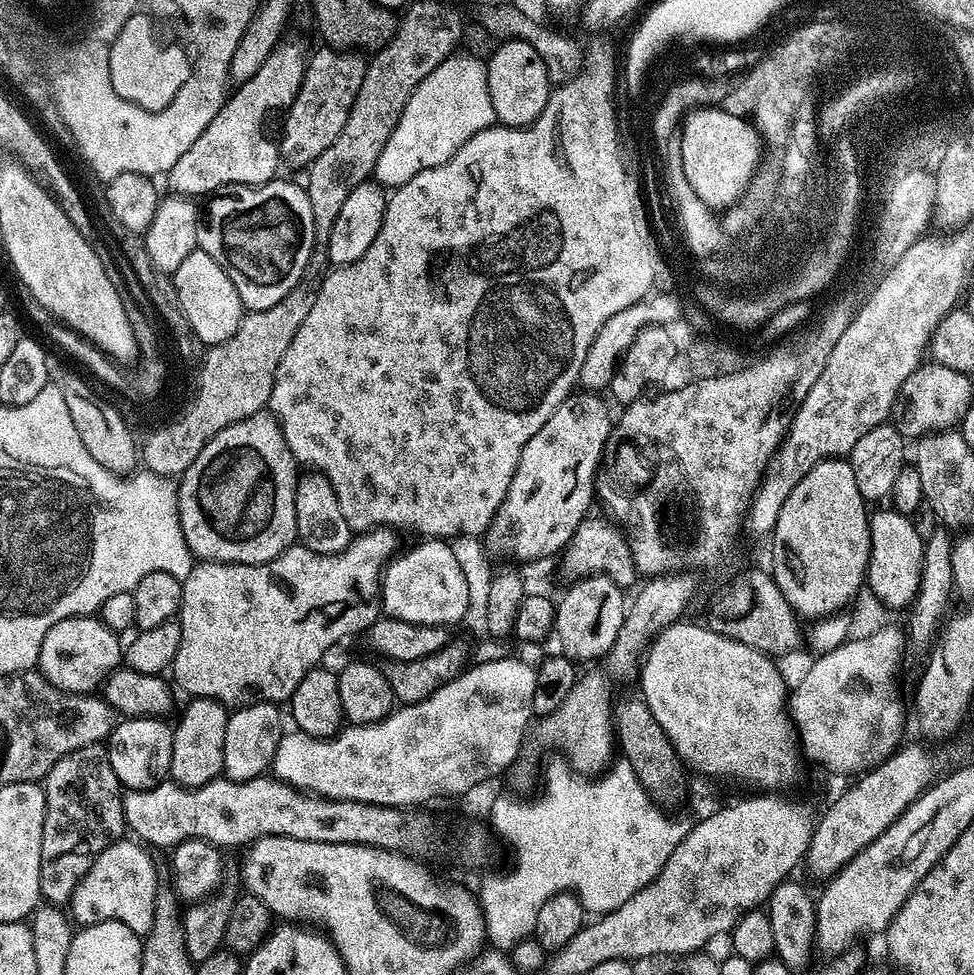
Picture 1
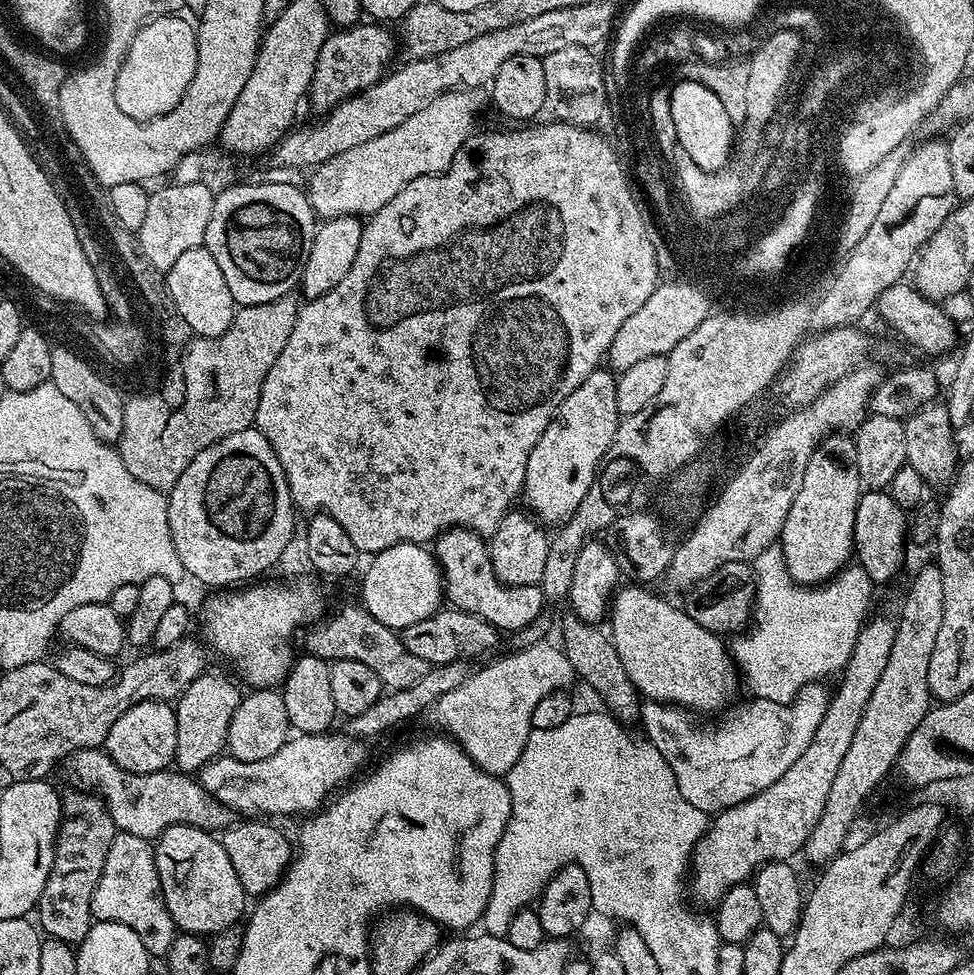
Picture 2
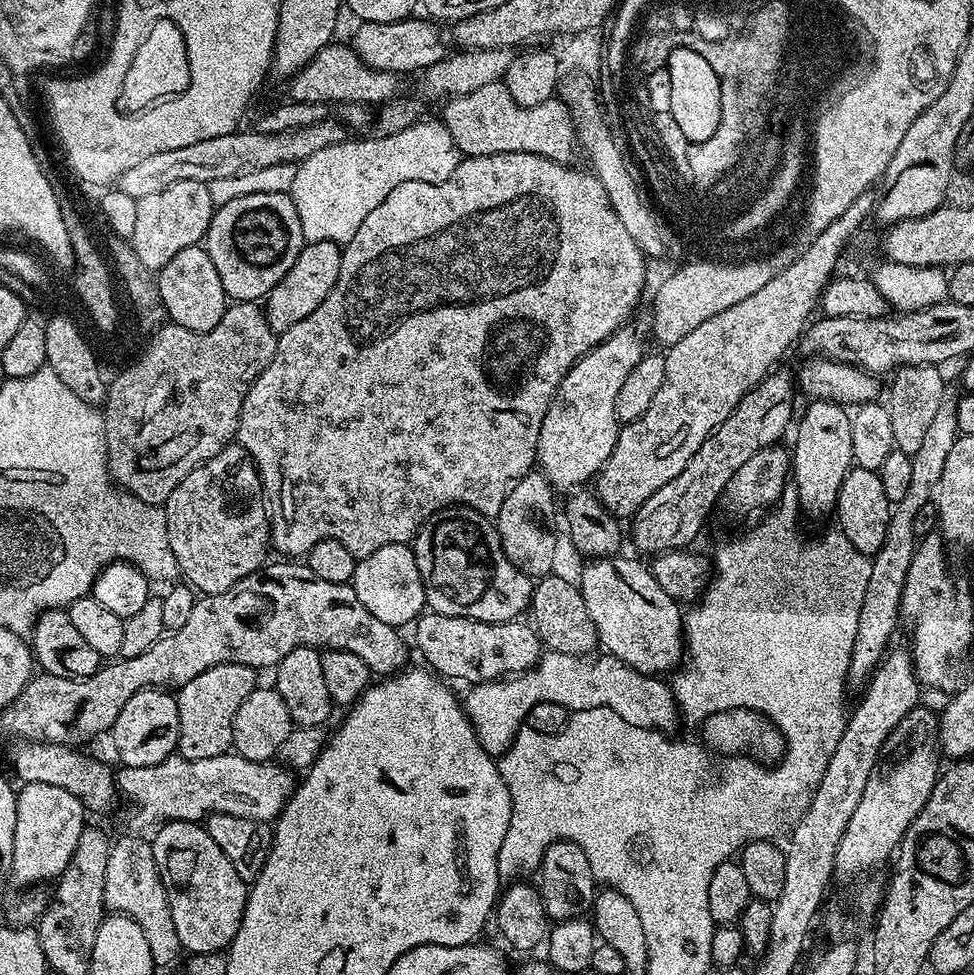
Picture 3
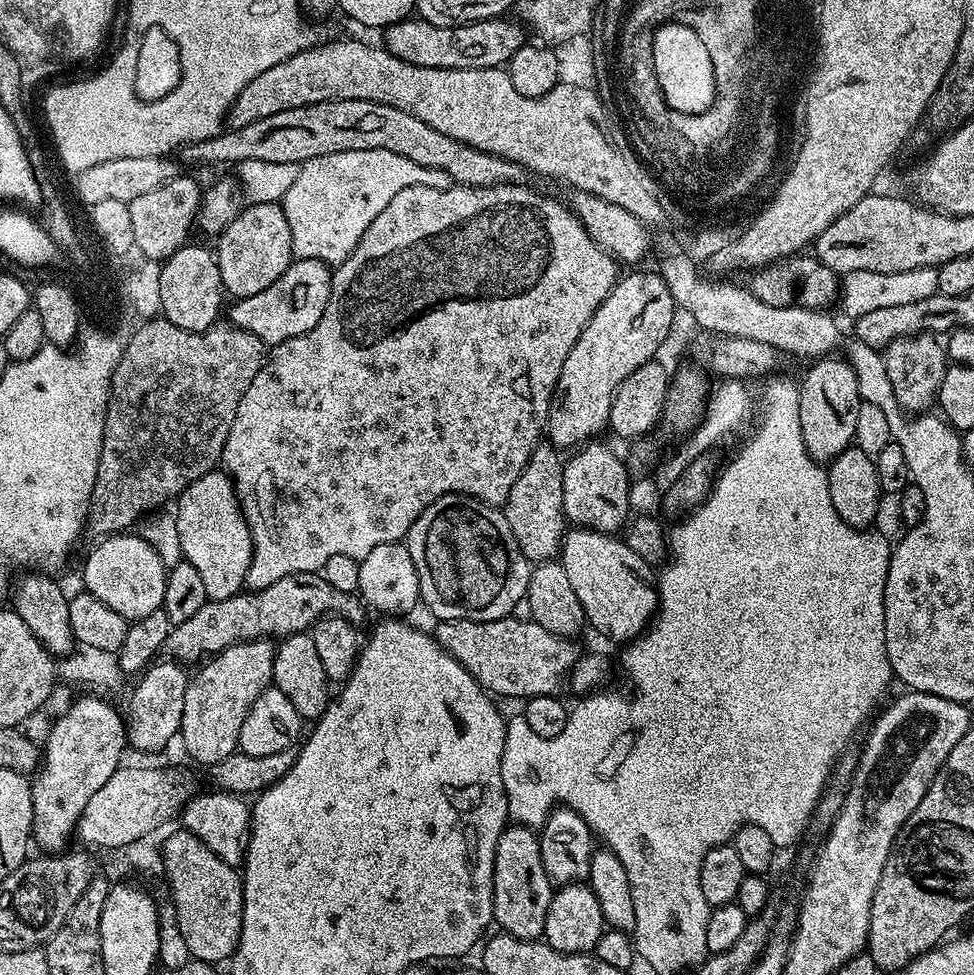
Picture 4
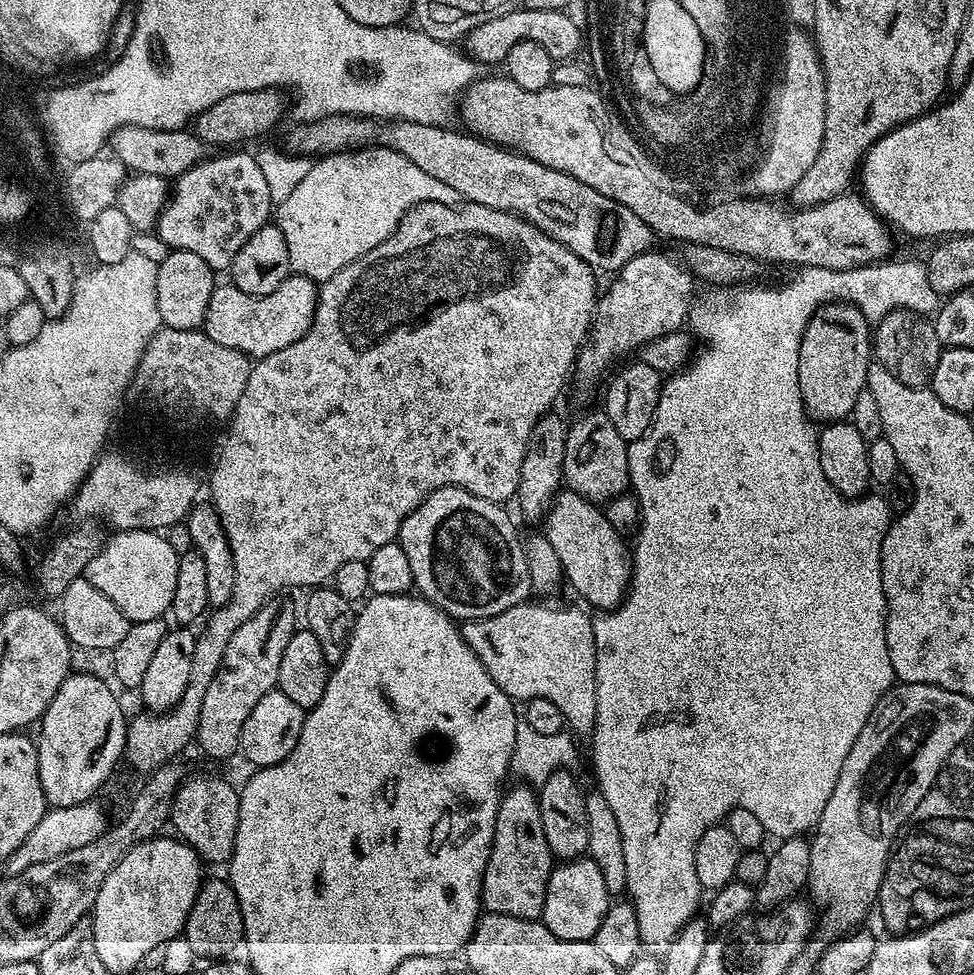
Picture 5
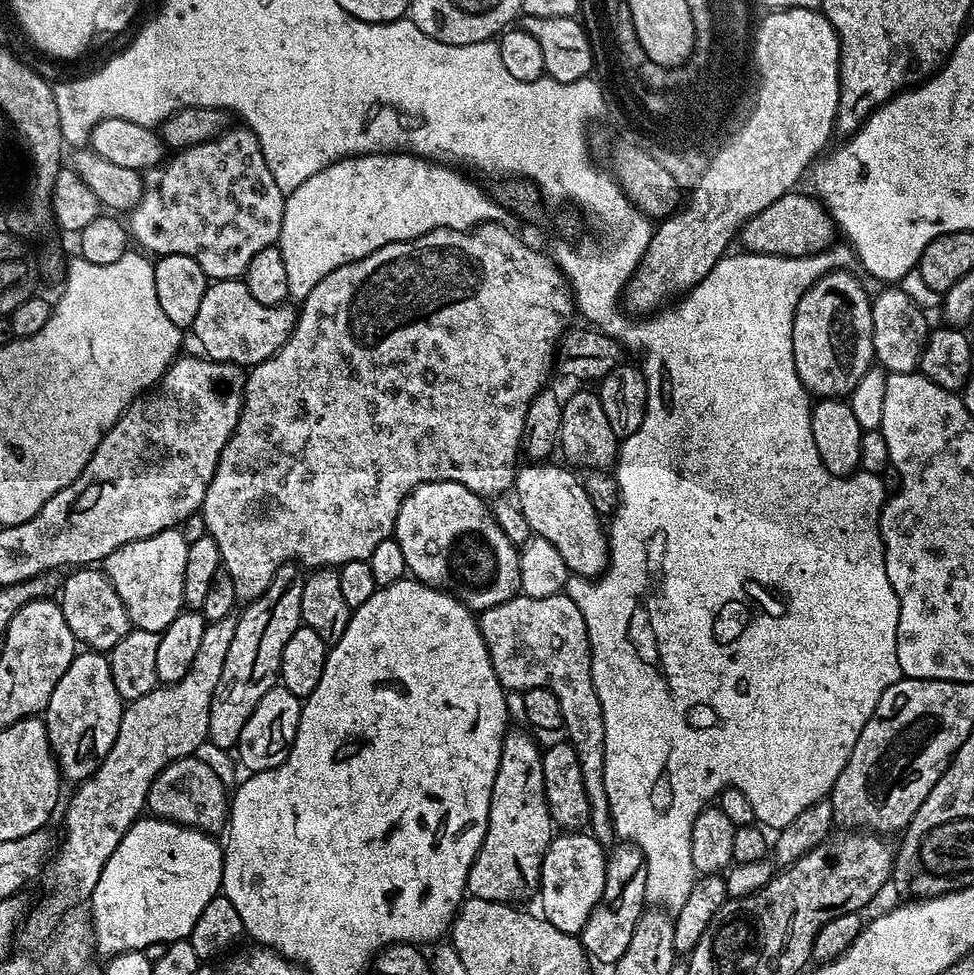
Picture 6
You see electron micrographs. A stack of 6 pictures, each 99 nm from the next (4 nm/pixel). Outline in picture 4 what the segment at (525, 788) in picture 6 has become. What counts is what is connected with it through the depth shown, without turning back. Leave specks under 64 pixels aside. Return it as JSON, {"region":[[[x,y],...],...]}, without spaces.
{"region":[[[513,823],[498,838],[492,879],[492,919],[501,933],[519,940],[540,940],[546,926],[546,910],[554,885],[542,866],[540,837],[533,829]]]}

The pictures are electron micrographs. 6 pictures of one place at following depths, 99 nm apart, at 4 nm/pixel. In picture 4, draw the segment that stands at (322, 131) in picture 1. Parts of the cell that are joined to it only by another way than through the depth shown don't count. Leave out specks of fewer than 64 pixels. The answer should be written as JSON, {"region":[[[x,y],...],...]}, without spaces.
{"region":[[[409,18],[383,29],[382,44],[398,58],[423,68],[504,68],[508,59],[526,43],[525,29],[515,19],[508,19],[493,18],[469,24],[438,26],[419,18]]]}

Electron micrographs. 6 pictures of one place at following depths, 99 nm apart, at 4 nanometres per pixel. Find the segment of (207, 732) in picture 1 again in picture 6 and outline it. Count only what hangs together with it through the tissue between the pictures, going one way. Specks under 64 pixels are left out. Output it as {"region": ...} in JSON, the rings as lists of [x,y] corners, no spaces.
{"region":[[[295,563],[282,565],[273,574],[264,593],[247,601],[243,605],[244,613],[235,617],[234,638],[230,641],[230,650],[222,665],[222,678],[218,678],[214,698],[210,702],[208,740],[214,747],[235,749],[242,726],[246,726],[246,718],[254,714],[254,706],[262,702],[262,694],[277,687],[282,650],[286,650],[290,634],[294,634],[302,624],[300,611],[304,578],[305,573]]]}

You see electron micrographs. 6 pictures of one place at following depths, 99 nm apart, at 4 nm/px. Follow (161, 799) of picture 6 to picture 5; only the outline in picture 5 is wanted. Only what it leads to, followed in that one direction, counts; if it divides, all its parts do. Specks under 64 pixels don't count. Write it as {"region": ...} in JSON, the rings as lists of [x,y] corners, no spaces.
{"region":[[[189,775],[172,799],[171,827],[176,827],[175,835],[195,850],[201,861],[212,864],[227,865],[228,860],[234,854],[234,842],[238,834],[238,806],[240,805],[240,793],[237,785],[227,784],[216,776],[192,776]]]}

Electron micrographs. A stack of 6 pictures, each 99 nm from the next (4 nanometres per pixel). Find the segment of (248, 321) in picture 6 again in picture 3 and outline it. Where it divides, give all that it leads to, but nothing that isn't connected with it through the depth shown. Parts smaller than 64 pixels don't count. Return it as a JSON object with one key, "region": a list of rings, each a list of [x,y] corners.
{"region":[[[314,242],[313,244],[305,243],[304,249],[298,254],[294,266],[270,290],[266,297],[266,311],[270,326],[277,334],[285,332],[294,322],[302,322],[302,318],[307,318],[309,314],[314,314],[318,306],[334,290],[334,282],[338,282],[338,274],[342,266],[342,248],[341,245],[334,242]]]}

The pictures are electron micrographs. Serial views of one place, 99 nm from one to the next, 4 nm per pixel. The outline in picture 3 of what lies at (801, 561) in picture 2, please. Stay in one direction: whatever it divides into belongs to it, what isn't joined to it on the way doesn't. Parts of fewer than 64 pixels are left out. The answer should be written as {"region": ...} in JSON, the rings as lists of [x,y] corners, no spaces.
{"region":[[[812,400],[804,413],[799,413],[796,428],[796,441],[790,444],[790,459],[792,462],[791,479],[794,481],[794,491],[799,507],[810,516],[831,517],[836,511],[836,499],[842,490],[842,482],[846,482],[846,474],[854,467],[852,455],[854,442],[850,438],[849,409],[843,404],[833,404],[831,400]]]}

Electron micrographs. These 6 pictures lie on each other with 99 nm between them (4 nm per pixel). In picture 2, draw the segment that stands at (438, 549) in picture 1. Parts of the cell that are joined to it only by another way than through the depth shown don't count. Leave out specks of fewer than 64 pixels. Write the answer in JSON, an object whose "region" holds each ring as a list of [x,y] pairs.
{"region":[[[399,544],[375,553],[371,557],[364,581],[360,584],[362,606],[382,626],[403,630],[430,618],[445,603],[444,582],[436,557],[423,544]]]}

